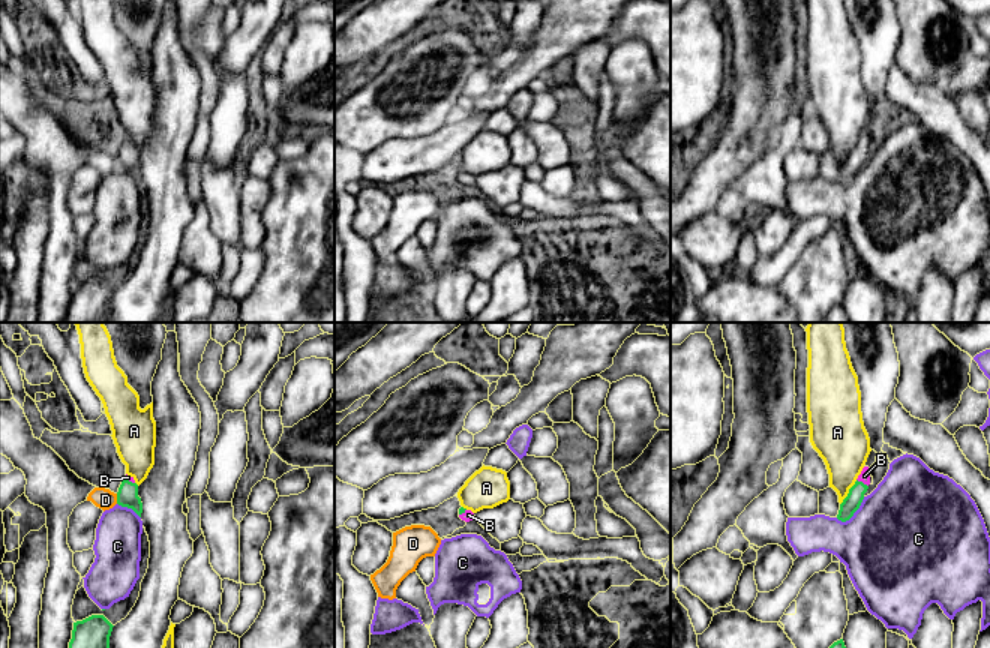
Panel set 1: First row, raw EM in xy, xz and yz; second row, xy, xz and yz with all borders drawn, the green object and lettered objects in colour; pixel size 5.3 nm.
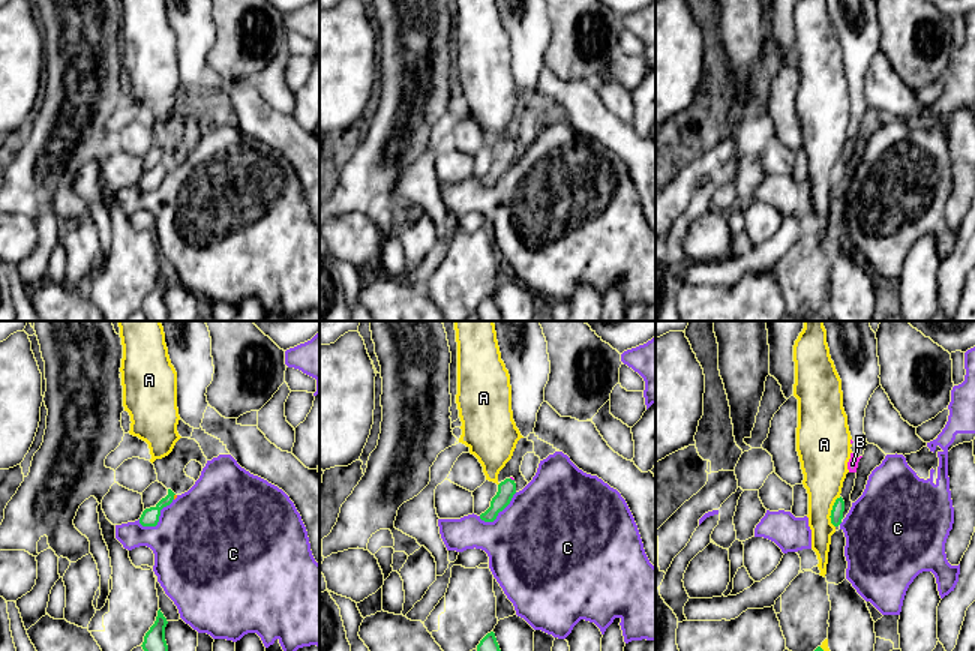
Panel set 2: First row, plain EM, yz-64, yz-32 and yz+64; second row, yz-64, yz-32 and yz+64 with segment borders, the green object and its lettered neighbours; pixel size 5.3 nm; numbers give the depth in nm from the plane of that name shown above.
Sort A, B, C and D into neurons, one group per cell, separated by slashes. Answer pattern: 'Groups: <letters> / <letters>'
Groups: A / B / C / D

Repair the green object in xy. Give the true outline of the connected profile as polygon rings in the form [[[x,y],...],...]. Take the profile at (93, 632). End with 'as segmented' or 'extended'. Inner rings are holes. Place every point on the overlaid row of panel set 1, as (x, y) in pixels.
[[[104,615],[74,622],[69,648],[110,648],[112,624]]]; as segmented

